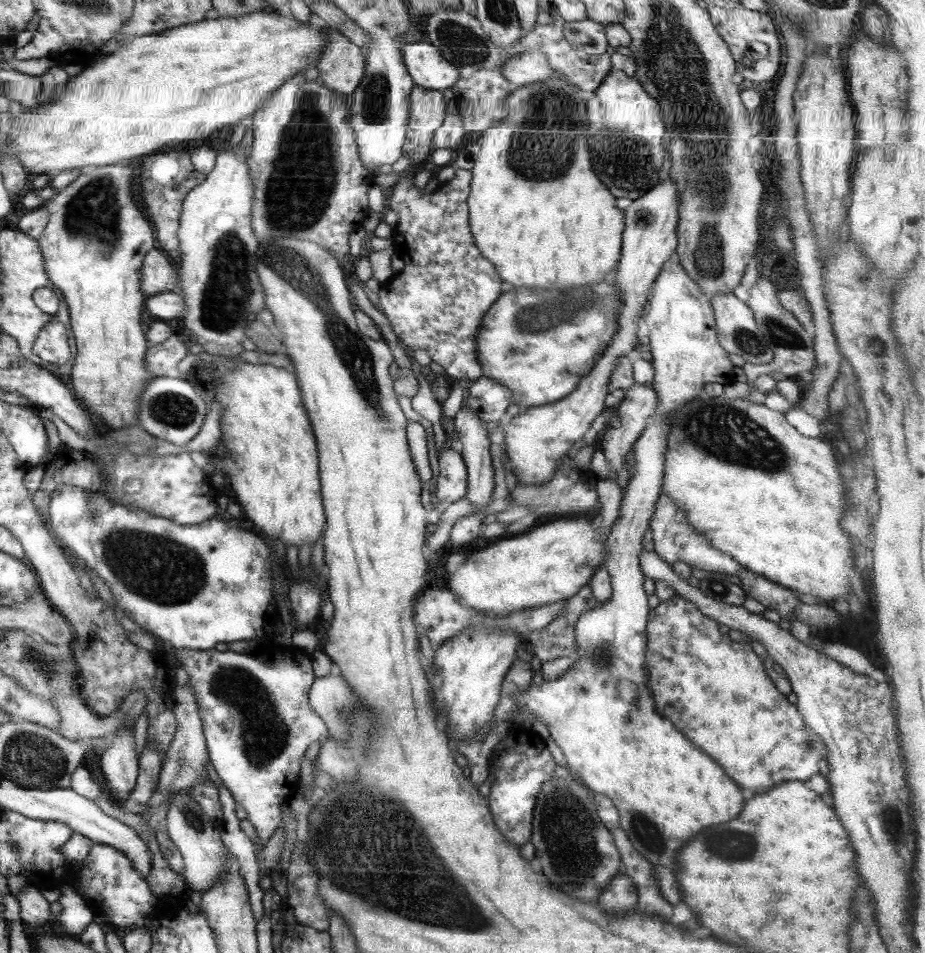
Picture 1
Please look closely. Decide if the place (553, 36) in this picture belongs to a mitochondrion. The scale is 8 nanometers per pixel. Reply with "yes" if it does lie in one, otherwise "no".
no

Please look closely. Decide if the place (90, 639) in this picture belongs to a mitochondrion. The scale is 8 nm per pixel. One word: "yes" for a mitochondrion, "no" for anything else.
no

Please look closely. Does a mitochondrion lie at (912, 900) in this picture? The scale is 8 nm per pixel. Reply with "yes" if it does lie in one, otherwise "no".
no

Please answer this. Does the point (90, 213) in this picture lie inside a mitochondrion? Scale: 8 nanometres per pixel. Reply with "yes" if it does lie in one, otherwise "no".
yes

